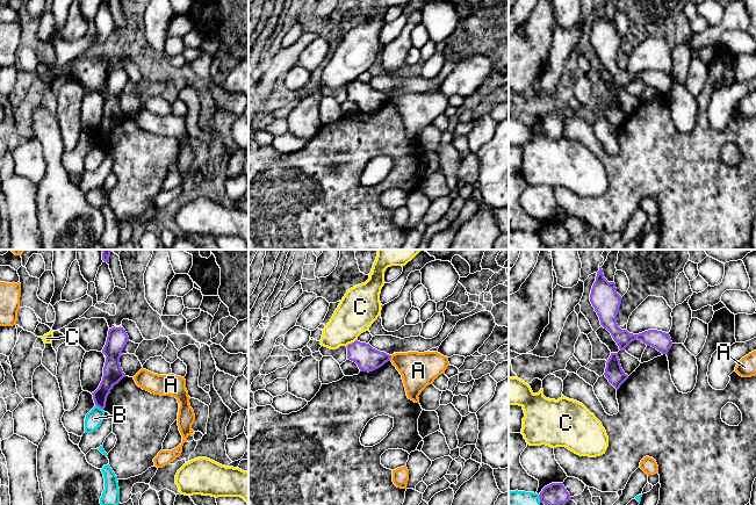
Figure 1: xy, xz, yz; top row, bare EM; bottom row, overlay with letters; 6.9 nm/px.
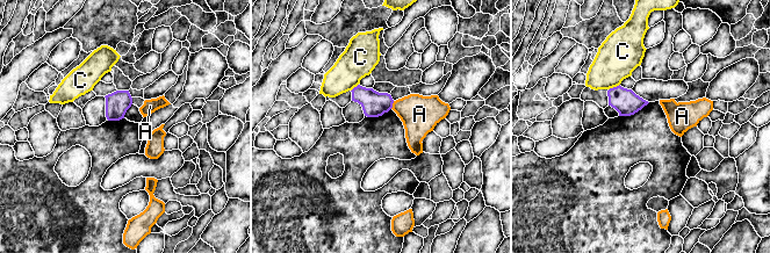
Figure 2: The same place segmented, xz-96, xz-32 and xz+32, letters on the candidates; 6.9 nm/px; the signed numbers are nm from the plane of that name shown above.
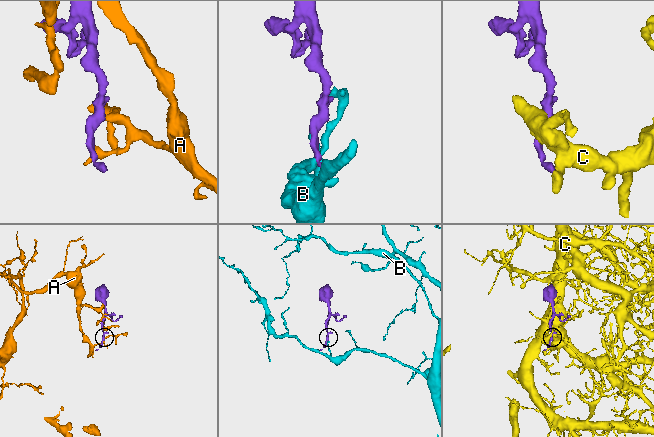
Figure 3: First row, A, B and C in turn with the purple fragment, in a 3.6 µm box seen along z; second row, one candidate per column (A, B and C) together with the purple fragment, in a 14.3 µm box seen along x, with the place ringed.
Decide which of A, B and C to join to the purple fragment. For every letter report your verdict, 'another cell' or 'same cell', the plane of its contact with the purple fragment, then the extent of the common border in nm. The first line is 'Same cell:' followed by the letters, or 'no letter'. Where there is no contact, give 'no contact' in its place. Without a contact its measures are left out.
Same cell: A
A: same cell; contact in xz; length 40 nm
B: another cell; contact in xy; length 70 nm
C: another cell; contact in xz; length 90 nm

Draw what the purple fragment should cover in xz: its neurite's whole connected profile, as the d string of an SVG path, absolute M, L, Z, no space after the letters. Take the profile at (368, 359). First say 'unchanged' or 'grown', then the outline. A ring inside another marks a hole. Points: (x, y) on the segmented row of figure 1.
grown; M355 340L347 346L347 359L355 362L360 371L373 371L391 361L402 375L406 396L419 403L418 396L434 380L445 374L448 358L438 352L408 352L389 355L373 348L369 344Z

